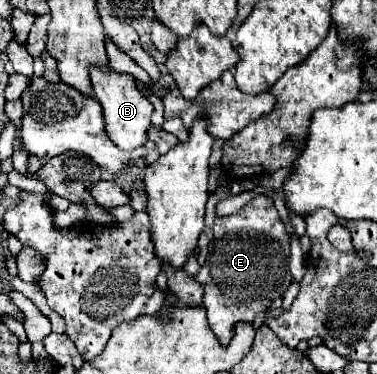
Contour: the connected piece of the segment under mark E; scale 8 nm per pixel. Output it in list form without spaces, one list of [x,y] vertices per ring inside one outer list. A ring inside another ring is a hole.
[[[267,195],[255,197],[239,213],[219,217],[225,221],[217,225],[215,237],[209,245],[207,261],[195,275],[203,287],[203,305],[207,319],[217,339],[227,345],[237,321],[253,321],[257,313],[267,311],[271,301],[285,293],[293,281],[289,273],[289,233],[285,221],[279,217],[273,199]]]

